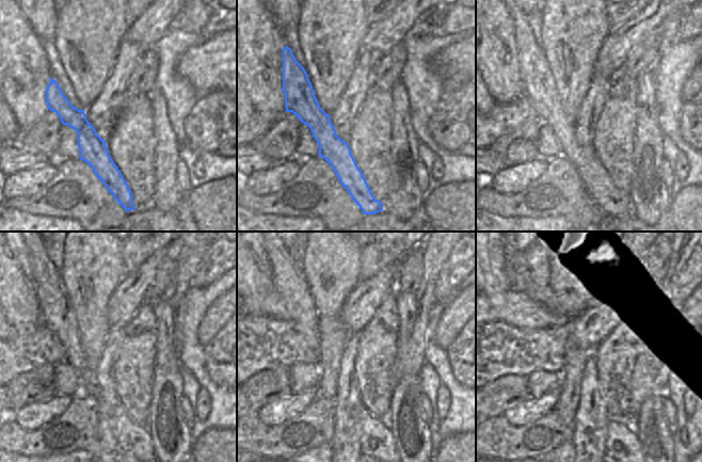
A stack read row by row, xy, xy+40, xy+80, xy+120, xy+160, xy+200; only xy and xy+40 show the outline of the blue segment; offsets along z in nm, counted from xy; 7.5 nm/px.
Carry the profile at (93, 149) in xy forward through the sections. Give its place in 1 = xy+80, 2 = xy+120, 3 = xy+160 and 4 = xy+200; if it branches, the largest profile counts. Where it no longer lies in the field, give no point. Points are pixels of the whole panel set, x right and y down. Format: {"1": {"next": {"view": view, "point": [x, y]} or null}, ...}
{"1": {"next": {"view": "xy+80", "point": [538, 85]}}, "2": {"next": {"view": "xy+120", "point": [61, 320]}}, "3": {"next": {"view": "xy+160", "point": [287, 277]}}, "4": {"next": {"view": "xy+200", "point": [622, 444]}}}

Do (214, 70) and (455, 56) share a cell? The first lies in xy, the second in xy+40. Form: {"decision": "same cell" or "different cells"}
{"decision": "same cell"}

